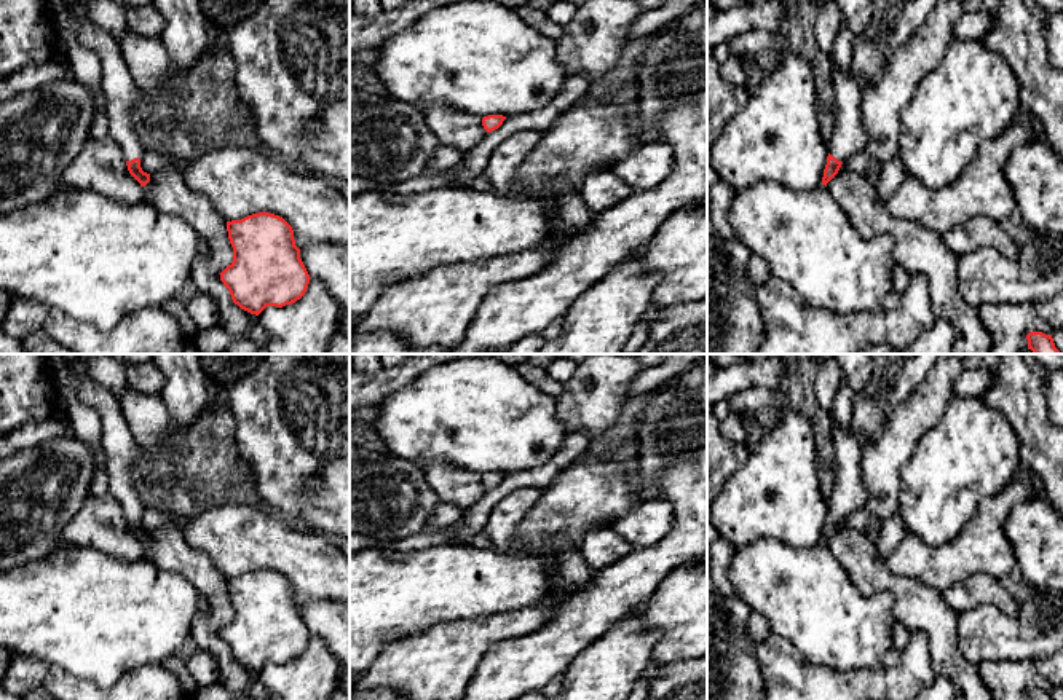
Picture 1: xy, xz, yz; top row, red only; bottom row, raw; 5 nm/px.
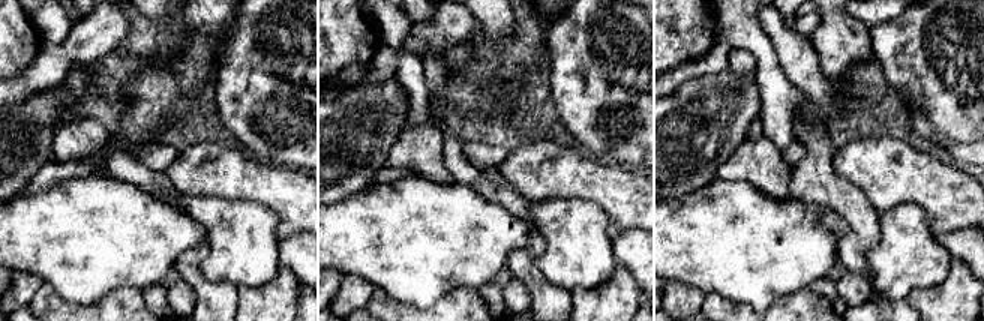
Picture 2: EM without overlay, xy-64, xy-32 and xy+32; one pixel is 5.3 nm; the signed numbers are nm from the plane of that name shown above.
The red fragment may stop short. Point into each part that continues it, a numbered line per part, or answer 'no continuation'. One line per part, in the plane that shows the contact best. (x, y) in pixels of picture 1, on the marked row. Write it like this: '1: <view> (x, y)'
1: yz (848, 137)

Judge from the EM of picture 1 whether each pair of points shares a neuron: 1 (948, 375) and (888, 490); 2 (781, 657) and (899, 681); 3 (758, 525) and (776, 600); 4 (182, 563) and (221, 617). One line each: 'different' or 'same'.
1: same
2: same
3: different
4: same

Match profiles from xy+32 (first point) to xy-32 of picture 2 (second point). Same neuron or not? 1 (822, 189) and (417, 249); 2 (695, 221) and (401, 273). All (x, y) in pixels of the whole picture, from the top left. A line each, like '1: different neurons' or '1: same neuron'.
1: different neurons
2: same neuron

